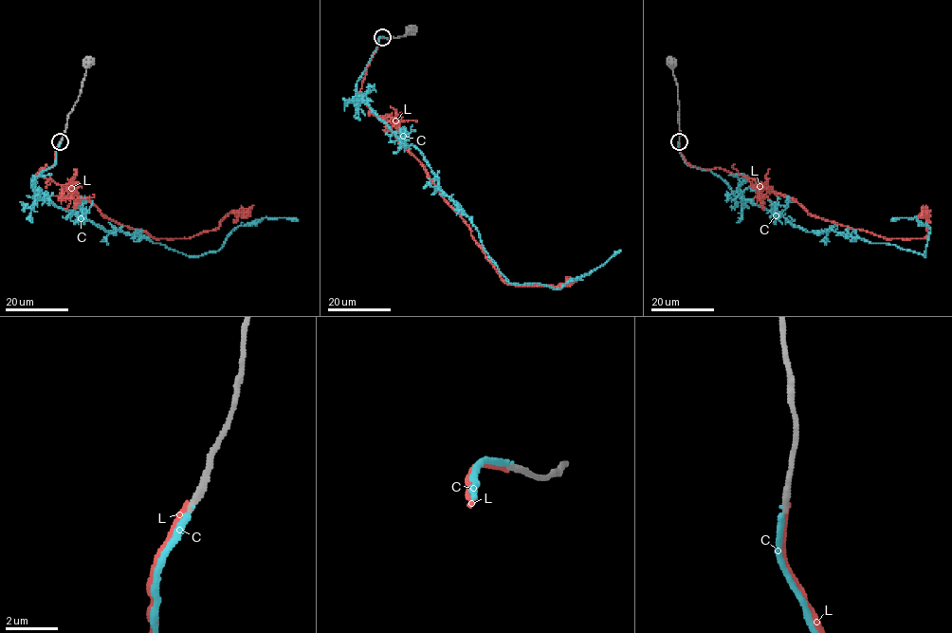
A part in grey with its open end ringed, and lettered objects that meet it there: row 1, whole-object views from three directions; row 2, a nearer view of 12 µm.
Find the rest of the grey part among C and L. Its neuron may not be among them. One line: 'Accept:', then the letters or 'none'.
Accept: L

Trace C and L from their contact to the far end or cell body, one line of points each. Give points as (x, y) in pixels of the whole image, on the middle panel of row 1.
C: (383, 37), (356, 93), (403, 144), (419, 150), (509, 282), (558, 288), (620, 251)
L: (382, 37), (367, 67), (359, 98), (426, 170), (499, 275), (519, 286), (556, 287), (576, 282)

